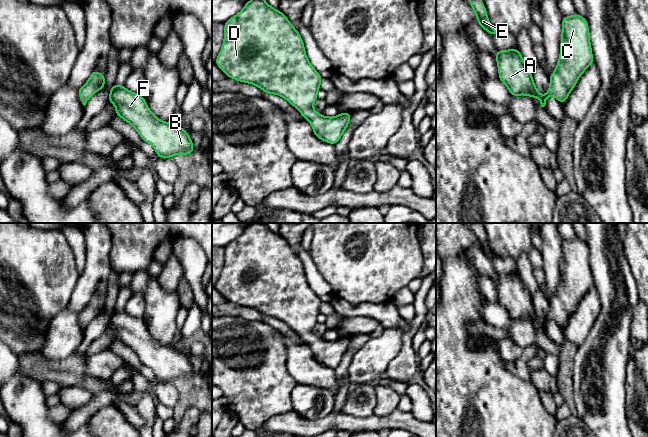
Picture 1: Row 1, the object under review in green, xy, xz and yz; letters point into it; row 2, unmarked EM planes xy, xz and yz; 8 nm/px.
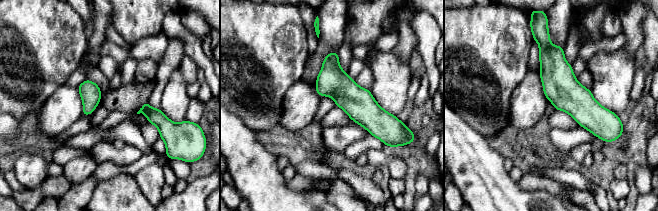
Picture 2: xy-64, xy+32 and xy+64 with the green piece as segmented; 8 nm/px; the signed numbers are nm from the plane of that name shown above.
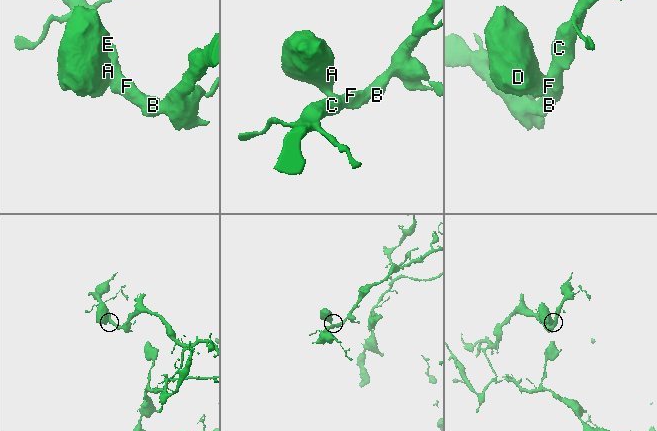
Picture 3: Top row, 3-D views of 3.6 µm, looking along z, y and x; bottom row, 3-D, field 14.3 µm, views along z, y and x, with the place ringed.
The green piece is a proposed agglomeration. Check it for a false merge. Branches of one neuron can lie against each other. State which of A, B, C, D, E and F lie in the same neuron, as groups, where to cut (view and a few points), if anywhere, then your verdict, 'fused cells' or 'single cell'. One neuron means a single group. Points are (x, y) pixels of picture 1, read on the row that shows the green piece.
A B C D E F | no cut | single cell

